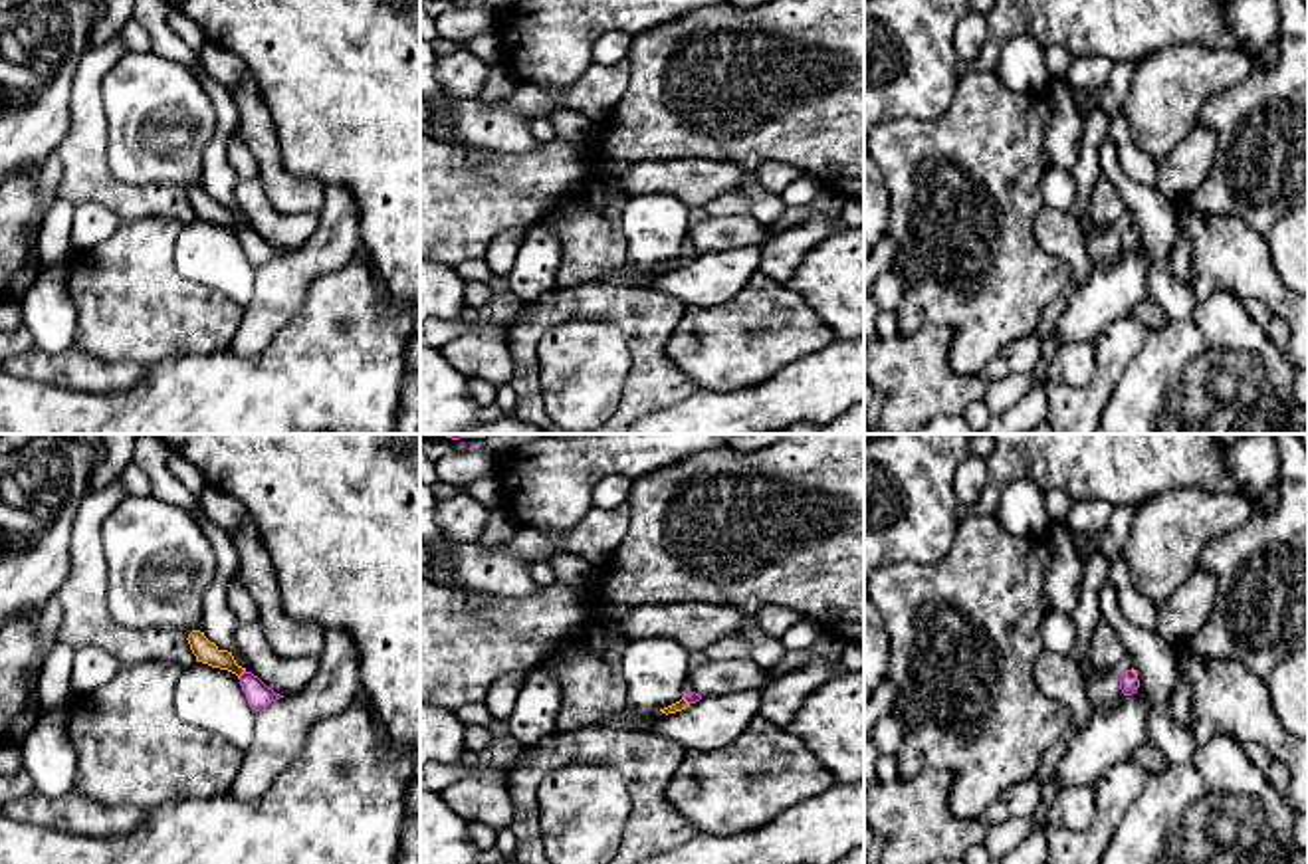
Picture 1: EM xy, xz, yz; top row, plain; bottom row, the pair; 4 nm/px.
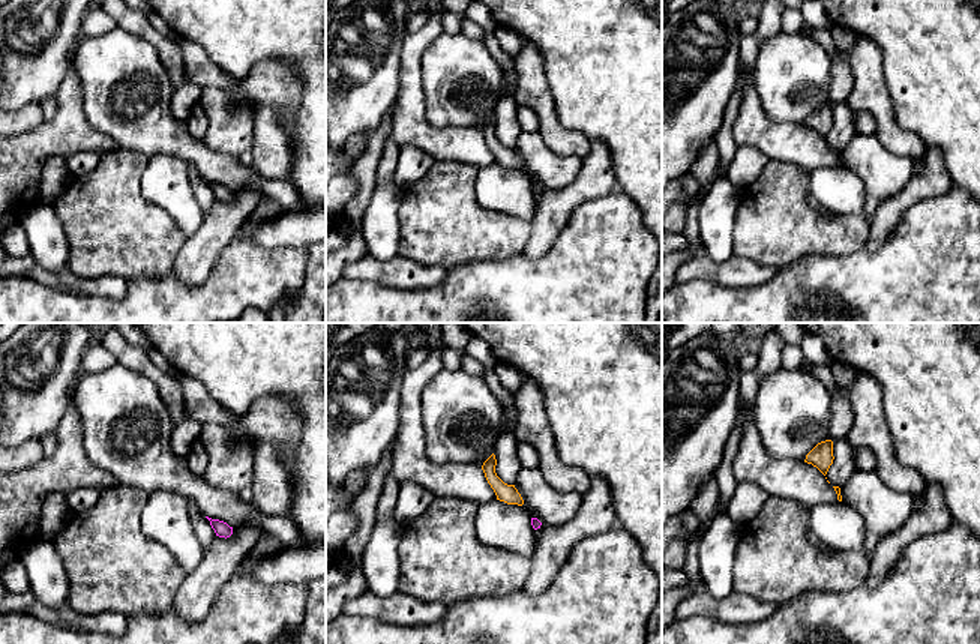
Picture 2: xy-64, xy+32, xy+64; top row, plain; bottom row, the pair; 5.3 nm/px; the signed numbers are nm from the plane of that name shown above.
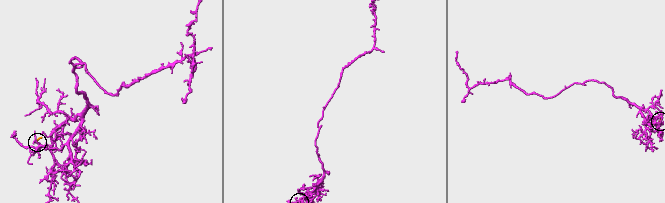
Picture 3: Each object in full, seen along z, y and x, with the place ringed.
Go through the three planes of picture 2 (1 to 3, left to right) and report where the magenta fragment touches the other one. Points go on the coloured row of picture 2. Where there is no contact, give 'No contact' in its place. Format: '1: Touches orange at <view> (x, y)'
1: No contact
2: No contact
3: No contact

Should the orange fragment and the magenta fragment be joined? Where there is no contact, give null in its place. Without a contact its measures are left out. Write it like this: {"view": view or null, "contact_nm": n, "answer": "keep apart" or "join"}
{"view": "xy", "contact_nm": 50, "answer": "join"}

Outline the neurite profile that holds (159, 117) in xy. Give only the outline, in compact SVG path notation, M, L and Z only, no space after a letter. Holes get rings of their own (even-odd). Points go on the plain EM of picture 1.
M125 52L101 79L107 162L129 184L202 188L214 105L192 69L155 52Z

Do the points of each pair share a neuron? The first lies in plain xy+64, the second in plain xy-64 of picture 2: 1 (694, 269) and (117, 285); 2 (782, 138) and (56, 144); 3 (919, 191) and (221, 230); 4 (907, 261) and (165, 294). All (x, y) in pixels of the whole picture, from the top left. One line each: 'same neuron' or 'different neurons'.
1: same neuron
2: same neuron
3: same neuron
4: same neuron

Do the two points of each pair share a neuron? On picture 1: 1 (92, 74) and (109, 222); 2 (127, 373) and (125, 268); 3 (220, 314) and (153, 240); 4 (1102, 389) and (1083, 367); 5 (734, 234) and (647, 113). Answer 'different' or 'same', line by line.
1: different
2: different
3: same
4: different
5: different

